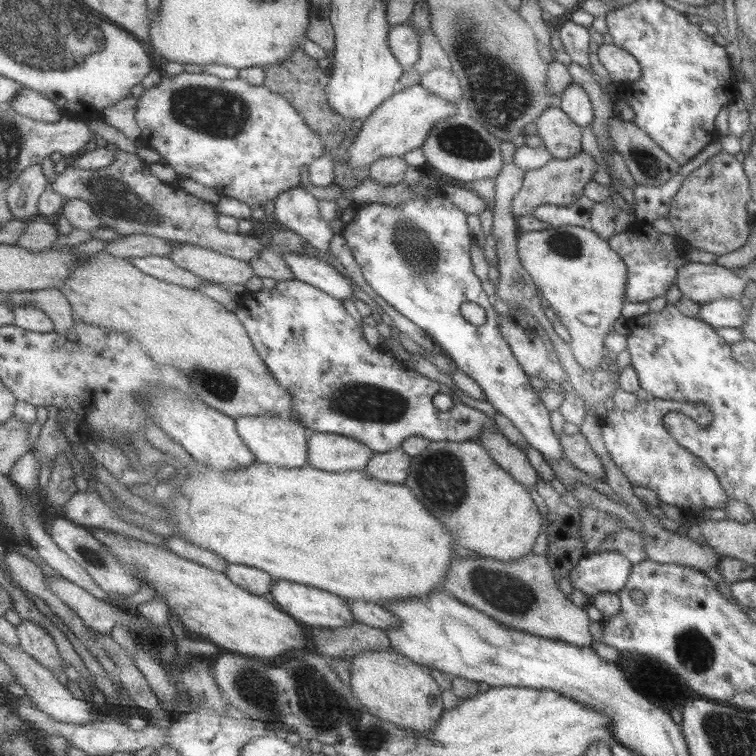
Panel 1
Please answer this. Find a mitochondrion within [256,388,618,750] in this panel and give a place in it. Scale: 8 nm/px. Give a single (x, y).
(440, 476)

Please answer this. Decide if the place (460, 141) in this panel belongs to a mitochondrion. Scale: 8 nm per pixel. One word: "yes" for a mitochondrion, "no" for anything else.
yes

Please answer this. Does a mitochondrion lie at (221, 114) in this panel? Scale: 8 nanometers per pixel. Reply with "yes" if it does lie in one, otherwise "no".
yes

